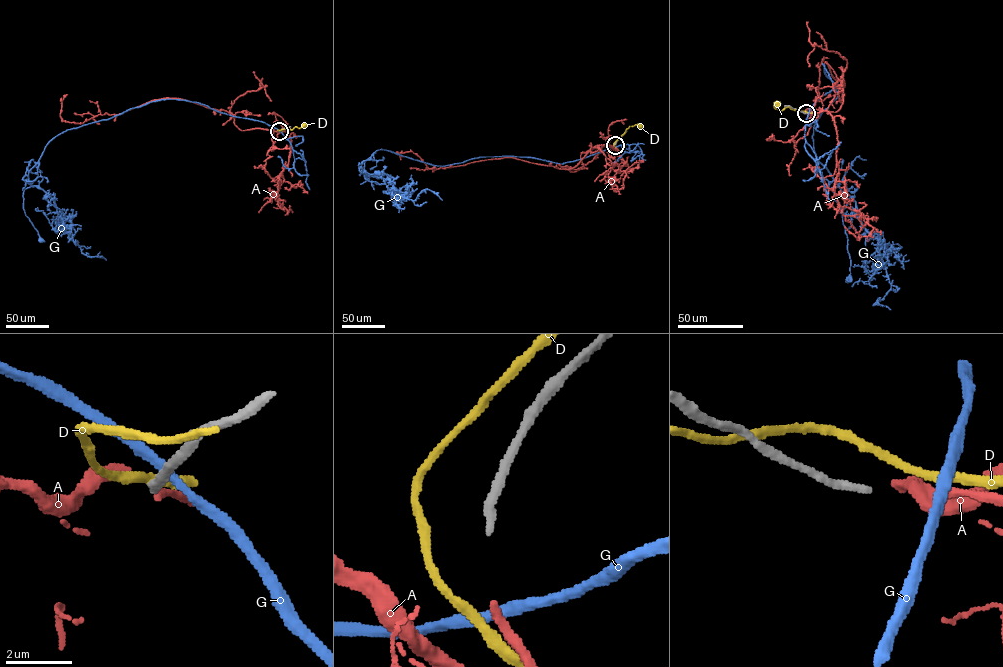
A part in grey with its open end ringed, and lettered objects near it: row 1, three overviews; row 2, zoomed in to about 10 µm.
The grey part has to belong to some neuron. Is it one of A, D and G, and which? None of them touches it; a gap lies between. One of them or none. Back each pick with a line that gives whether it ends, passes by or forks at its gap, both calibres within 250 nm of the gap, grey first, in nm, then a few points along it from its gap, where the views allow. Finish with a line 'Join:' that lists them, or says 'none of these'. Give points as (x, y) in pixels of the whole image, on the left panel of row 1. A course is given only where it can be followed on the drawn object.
A: It ends there. Thickness 240 nm (grey) against 260 nm. Its course: (279, 131), (241, 130), (231, 113), (174, 98), (69, 122), (60, 115), (64, 95)
Join: A

